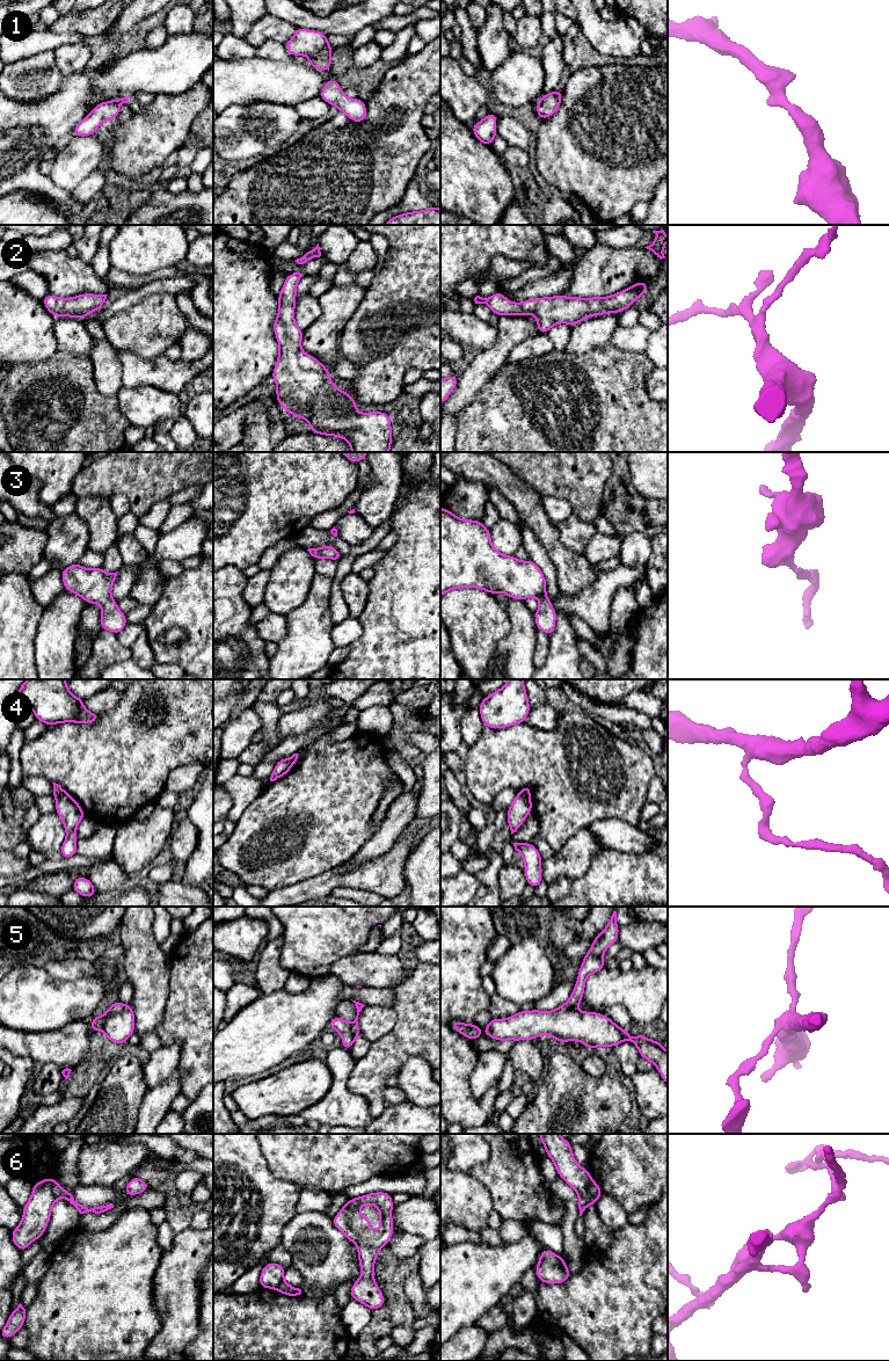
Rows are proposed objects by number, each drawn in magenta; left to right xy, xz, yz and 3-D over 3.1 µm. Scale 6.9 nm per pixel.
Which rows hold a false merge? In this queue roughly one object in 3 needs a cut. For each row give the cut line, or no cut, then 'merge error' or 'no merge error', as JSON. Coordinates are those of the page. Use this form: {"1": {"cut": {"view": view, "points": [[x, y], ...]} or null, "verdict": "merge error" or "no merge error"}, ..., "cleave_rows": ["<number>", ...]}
{"1": {"cut": null, "verdict": "no merge error"}, "2": {"cut": null, "verdict": "no merge error"}, "3": {"cut": null, "verdict": "no merge error"}, "4": {"cut": {"view": "yz", "points": [[519, 792], [529, 798]]}, "verdict": "merge error"}, "5": {"cut": {"view": "xy", "points": [[128, 1004], [121, 1011], [111, 1013], [106, 1019], [102, 1030]]}, "verdict": "merge error"}, "6": {"cut": {"view": "yz", "points": [[592, 1180], [590, 1194], [596, 1200]]}, "verdict": "merge error"}, "cleave_rows": ["4", "5", "6"]}

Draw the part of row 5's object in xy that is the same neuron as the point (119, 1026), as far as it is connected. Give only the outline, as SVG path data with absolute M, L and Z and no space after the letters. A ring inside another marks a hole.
M130 1004L122 1012L108 1017L103 1027L107 1040L121 1046L126 1043L127 1038L136 1032L134 1019L136 1017Z

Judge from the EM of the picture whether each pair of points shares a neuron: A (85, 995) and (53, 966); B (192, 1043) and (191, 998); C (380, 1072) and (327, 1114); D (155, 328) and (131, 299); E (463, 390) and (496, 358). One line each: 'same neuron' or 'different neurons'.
A: different neurons
B: same neuron
C: different neurons
D: different neurons
E: same neuron

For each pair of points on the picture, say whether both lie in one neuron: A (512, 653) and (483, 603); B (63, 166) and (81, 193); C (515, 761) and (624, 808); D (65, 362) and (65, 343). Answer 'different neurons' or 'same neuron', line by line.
A: different neurons
B: different neurons
C: same neuron
D: different neurons

